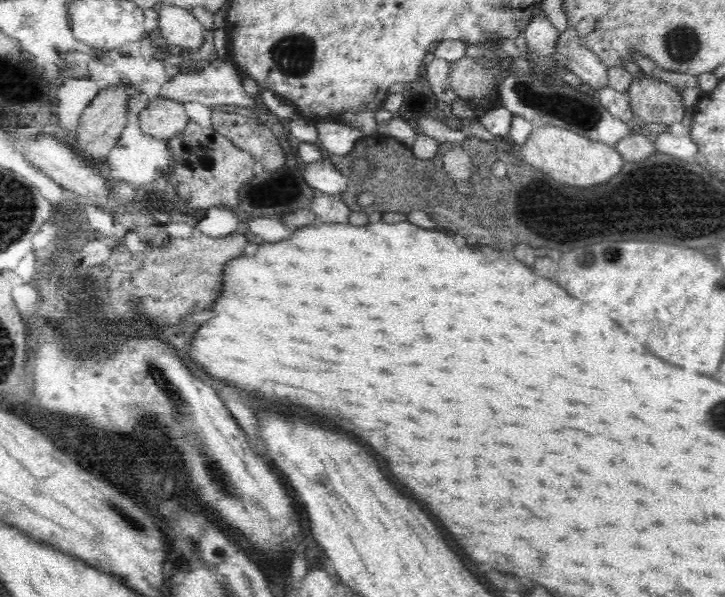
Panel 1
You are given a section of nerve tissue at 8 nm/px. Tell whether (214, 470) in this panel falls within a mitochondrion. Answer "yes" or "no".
yes

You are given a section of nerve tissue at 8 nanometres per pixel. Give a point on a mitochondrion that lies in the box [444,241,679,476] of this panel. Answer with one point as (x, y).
(588, 258)

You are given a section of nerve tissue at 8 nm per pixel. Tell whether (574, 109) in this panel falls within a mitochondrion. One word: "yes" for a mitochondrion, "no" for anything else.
yes

